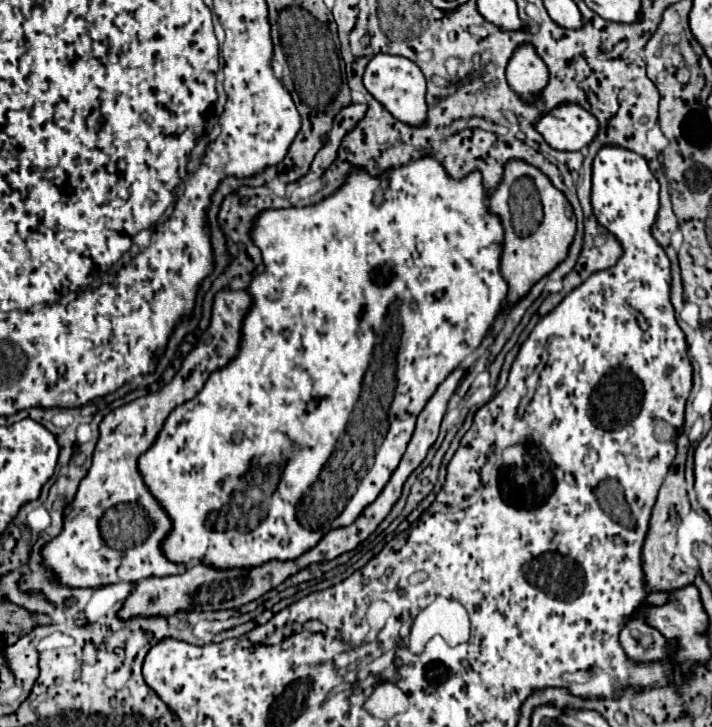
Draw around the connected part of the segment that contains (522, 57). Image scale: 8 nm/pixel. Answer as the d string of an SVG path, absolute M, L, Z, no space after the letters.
M530 44L518 48L508 62L506 78L510 88L526 102L534 102L548 84L548 68L536 56L536 50Z

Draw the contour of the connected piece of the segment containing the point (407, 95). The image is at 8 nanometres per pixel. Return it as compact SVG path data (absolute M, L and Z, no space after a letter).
M376 54L364 72L364 86L368 92L384 104L384 108L408 126L424 126L428 120L426 104L426 80L422 70L408 58L392 54Z

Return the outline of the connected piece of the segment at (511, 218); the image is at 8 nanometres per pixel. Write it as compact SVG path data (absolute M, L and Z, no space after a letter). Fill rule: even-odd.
M512 160L512 164L508 164L500 188L488 198L488 208L500 218L504 226L500 268L504 280L510 286L504 308L510 308L512 304L520 302L538 280L550 274L568 256L568 248L576 234L576 218L566 196L556 190L538 168L524 164L522 160ZM520 208L524 216L520 216Z

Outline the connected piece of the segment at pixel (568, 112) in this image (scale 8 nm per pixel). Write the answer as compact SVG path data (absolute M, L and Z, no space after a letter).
M562 104L544 114L536 130L556 150L582 150L598 134L598 120L578 104Z

